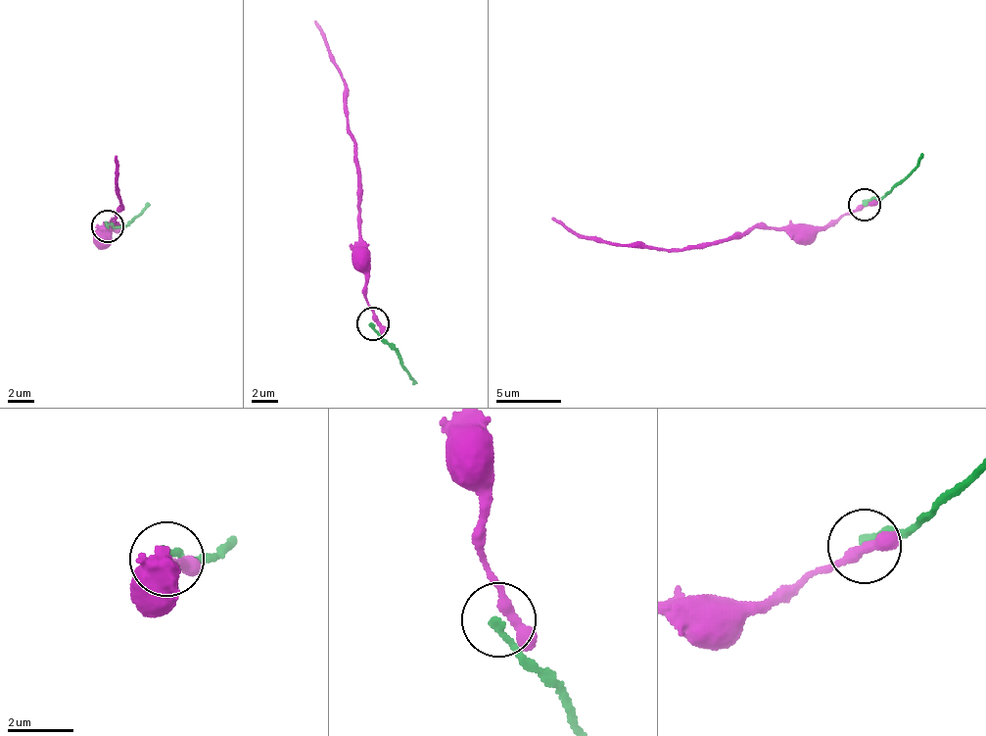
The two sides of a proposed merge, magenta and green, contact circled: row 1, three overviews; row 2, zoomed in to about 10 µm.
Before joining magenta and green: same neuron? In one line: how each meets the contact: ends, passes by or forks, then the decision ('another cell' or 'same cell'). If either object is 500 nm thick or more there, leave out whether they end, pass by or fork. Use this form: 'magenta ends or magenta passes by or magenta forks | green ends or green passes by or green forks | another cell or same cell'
magenta passes by | green ends | another cell

